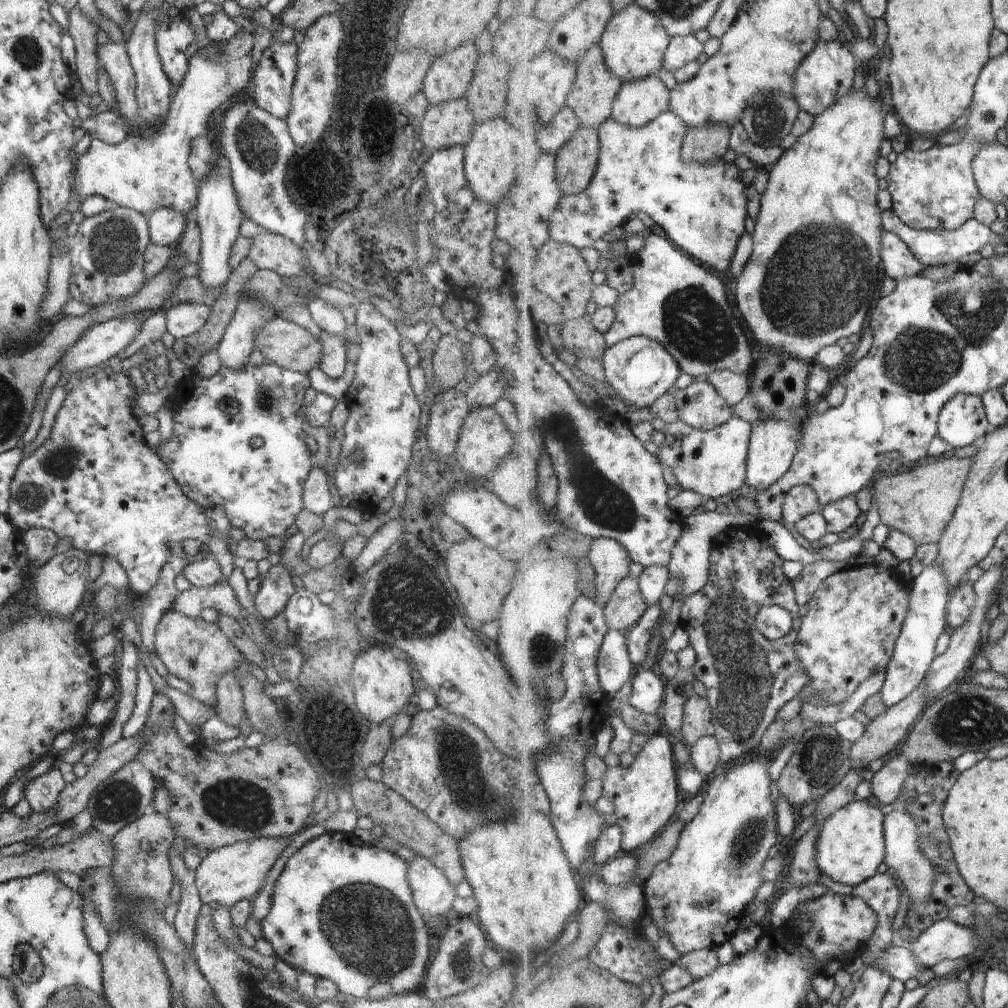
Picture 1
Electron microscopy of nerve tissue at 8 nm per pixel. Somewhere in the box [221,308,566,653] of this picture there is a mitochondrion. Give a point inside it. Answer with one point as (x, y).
(403, 622)

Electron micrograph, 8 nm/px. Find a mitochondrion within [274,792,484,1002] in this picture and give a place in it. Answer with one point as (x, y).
(366, 926)

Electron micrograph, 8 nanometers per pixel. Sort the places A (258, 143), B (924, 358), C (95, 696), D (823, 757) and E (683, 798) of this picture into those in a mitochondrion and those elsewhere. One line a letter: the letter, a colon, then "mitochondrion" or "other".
A: mitochondrion
B: mitochondrion
C: other
D: mitochondrion
E: other

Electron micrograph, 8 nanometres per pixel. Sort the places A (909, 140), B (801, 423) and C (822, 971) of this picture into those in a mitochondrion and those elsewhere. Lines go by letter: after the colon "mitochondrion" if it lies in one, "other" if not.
A: other
B: other
C: other

